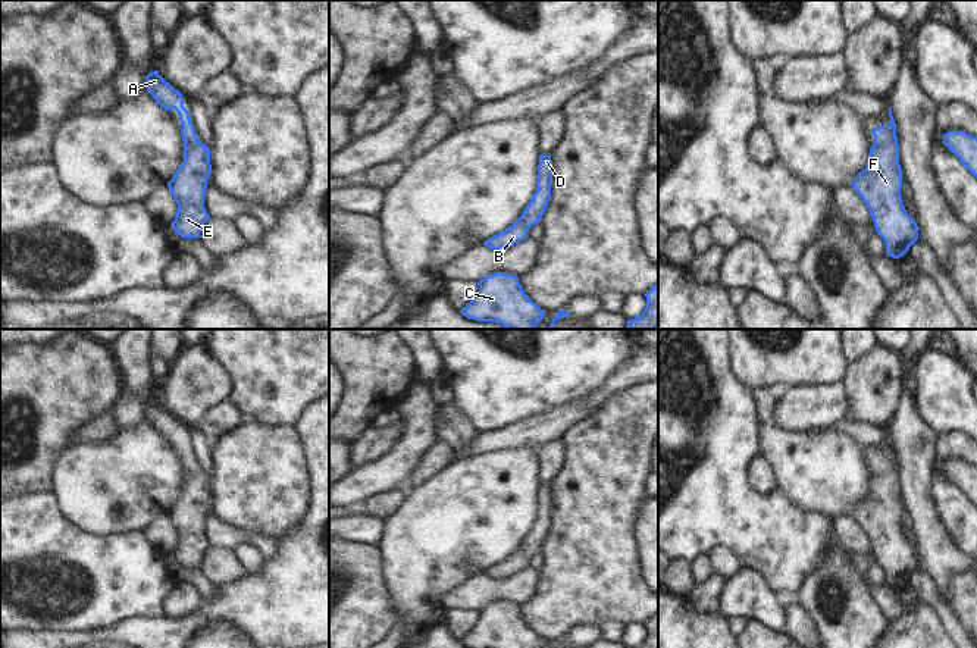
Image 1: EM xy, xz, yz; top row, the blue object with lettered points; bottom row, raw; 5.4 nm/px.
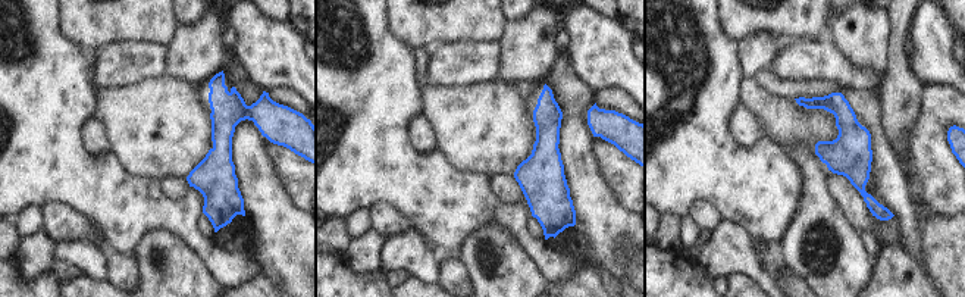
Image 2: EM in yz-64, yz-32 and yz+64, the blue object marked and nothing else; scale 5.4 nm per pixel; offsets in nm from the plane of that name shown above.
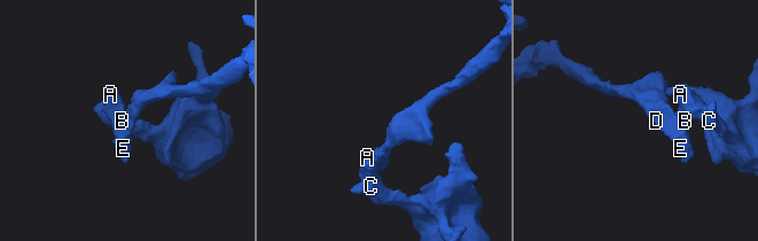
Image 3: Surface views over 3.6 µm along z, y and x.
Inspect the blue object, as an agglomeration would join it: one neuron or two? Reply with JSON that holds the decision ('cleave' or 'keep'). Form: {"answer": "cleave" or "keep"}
{"answer": "keep"}

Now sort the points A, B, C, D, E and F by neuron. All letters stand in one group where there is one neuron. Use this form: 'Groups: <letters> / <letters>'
Groups: A B C D E F.

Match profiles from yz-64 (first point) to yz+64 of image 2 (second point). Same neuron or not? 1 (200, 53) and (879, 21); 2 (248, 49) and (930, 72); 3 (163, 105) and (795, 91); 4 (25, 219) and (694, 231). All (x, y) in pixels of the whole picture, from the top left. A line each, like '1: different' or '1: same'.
1: same
2: same
3: different
4: same

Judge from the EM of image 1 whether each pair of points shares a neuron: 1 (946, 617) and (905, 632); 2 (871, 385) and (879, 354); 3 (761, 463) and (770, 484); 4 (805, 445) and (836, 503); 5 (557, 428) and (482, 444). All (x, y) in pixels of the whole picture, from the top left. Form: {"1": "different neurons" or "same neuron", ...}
{"1": "different neurons", "2": "same neuron", "3": "same neuron", "4": "same neuron", "5": "same neuron"}

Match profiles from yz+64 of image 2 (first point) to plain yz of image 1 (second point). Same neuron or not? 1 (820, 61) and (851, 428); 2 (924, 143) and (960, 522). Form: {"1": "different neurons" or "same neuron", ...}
{"1": "different neurons", "2": "same neuron"}

